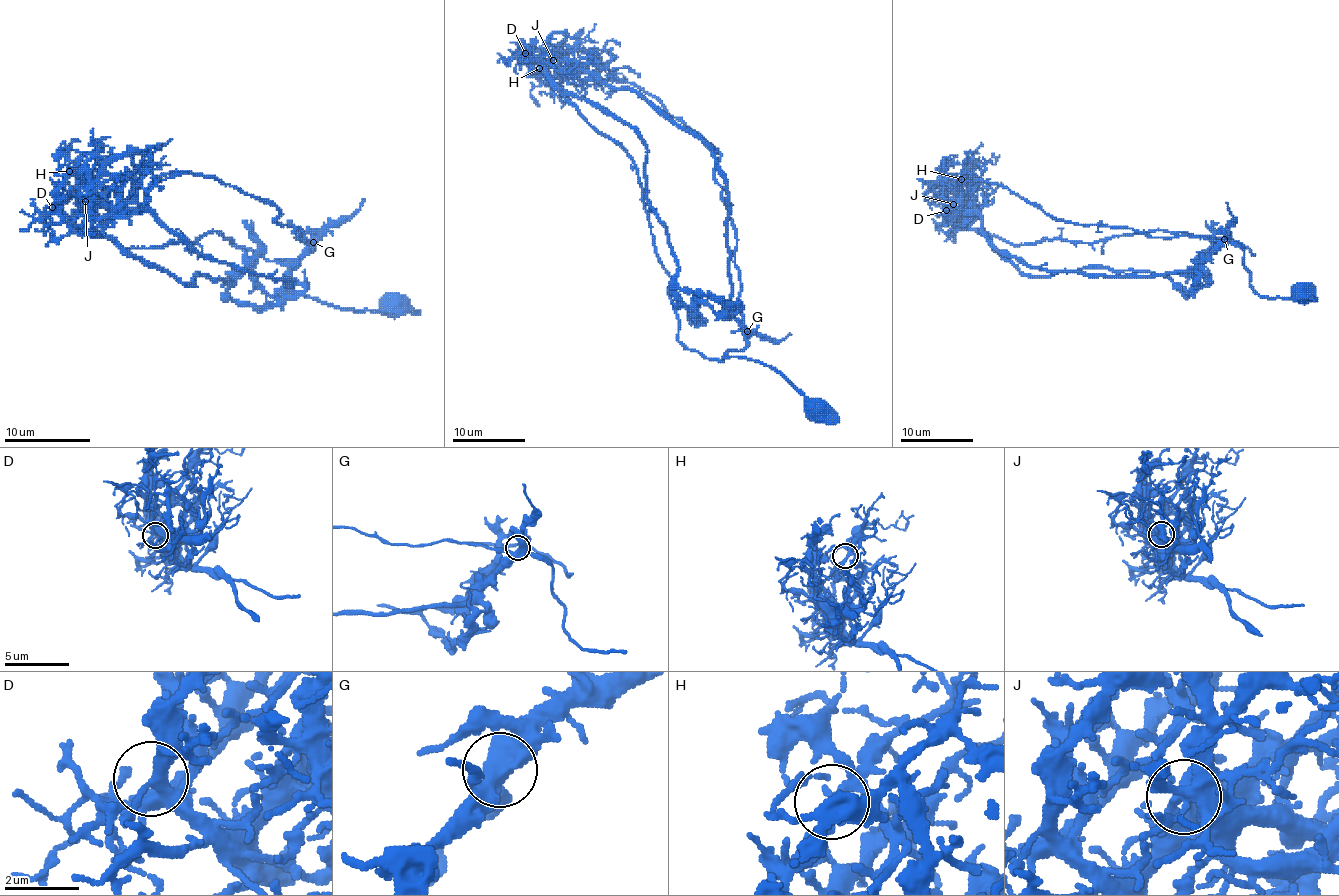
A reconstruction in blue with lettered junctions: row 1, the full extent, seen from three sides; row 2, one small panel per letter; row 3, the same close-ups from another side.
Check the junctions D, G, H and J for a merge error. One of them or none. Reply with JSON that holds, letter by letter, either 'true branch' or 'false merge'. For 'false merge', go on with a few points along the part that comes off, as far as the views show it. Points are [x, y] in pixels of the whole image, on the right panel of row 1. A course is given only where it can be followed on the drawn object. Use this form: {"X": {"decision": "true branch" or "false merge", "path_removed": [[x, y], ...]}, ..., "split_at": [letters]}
{"D": {"decision": "true branch"}, "G": {"decision": "true branch"}, "H": {"decision": "true branch"}, "J": {"decision": "false merge", "path_removed": [[953, 204], [961, 221], [985, 234], [1028, 276], [1136, 270], [1167, 276], [1187, 294], [1198, 279], [1195, 263]]}, "split_at": ["J"]}

